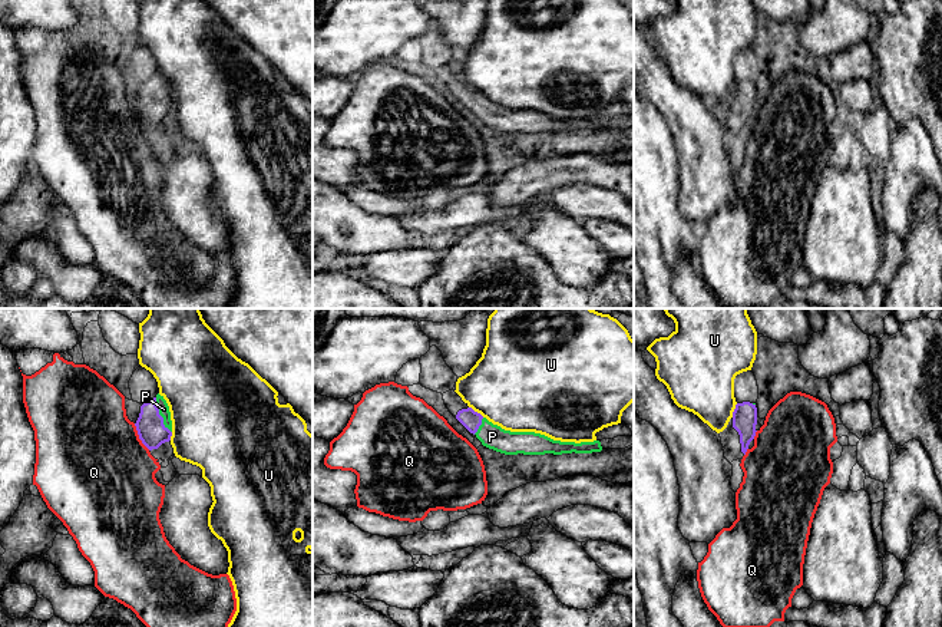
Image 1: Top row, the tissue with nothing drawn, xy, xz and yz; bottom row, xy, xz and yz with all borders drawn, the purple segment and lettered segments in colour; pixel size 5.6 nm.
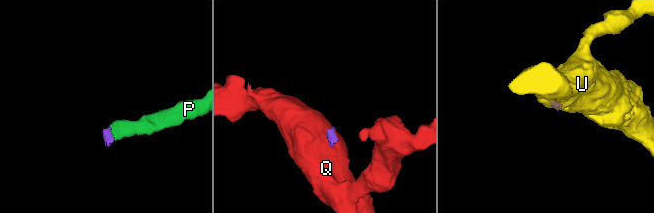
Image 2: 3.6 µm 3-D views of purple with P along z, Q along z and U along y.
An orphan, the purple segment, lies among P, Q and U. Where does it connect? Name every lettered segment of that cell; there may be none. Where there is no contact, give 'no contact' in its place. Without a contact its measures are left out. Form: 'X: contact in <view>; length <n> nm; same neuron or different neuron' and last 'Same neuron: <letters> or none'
P: contact in xy; length 220 nm; same neuron
Q: contact in xy; length 180 nm; different neuron
U: contact in xz; length 110 nm; different neuron
Same neuron: P

